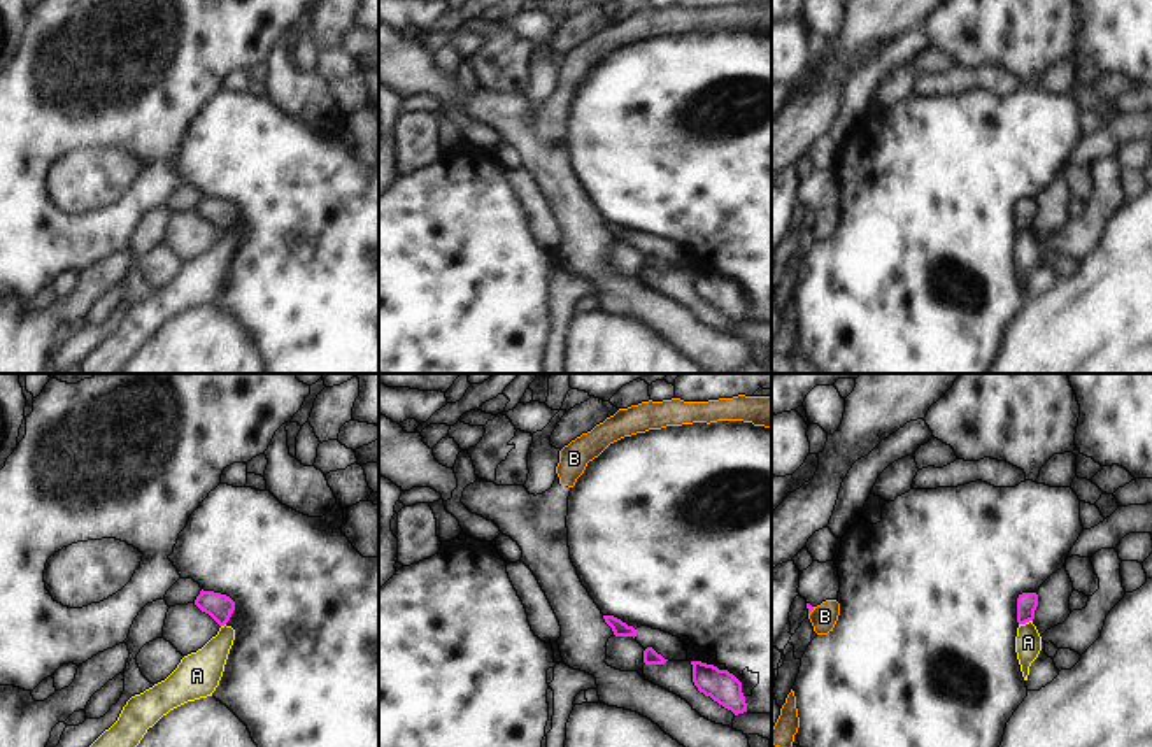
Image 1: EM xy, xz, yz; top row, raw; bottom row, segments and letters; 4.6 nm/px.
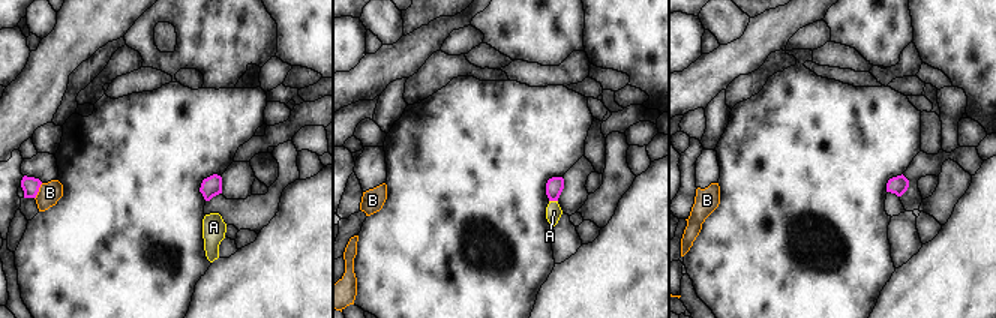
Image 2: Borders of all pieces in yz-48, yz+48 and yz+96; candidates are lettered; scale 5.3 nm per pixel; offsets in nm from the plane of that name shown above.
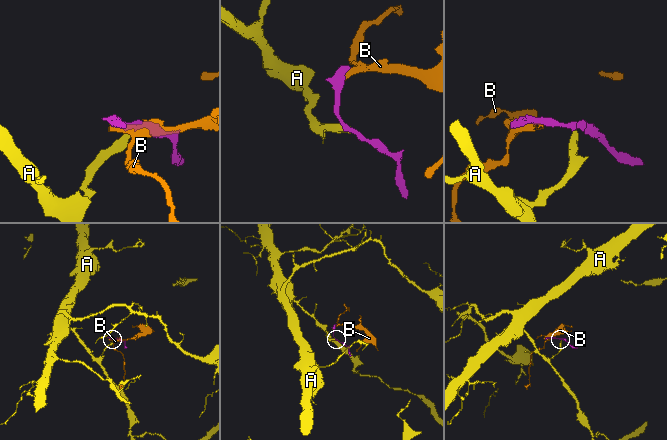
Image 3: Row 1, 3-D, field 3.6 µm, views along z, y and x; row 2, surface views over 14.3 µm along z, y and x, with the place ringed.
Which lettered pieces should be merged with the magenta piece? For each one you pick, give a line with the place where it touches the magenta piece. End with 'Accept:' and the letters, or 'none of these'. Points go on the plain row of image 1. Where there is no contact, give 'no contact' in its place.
Accept: none of these

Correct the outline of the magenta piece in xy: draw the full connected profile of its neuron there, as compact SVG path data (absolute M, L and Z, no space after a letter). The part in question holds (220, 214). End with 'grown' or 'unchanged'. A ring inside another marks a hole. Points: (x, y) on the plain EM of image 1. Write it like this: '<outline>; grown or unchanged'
M203 196L196 203L195 212L209 221L219 233L224 233L235 217L235 209L230 203Z; unchanged

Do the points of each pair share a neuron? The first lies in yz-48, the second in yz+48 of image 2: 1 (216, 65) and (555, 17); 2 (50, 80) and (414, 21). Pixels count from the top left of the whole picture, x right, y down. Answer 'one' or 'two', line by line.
1: one
2: one

